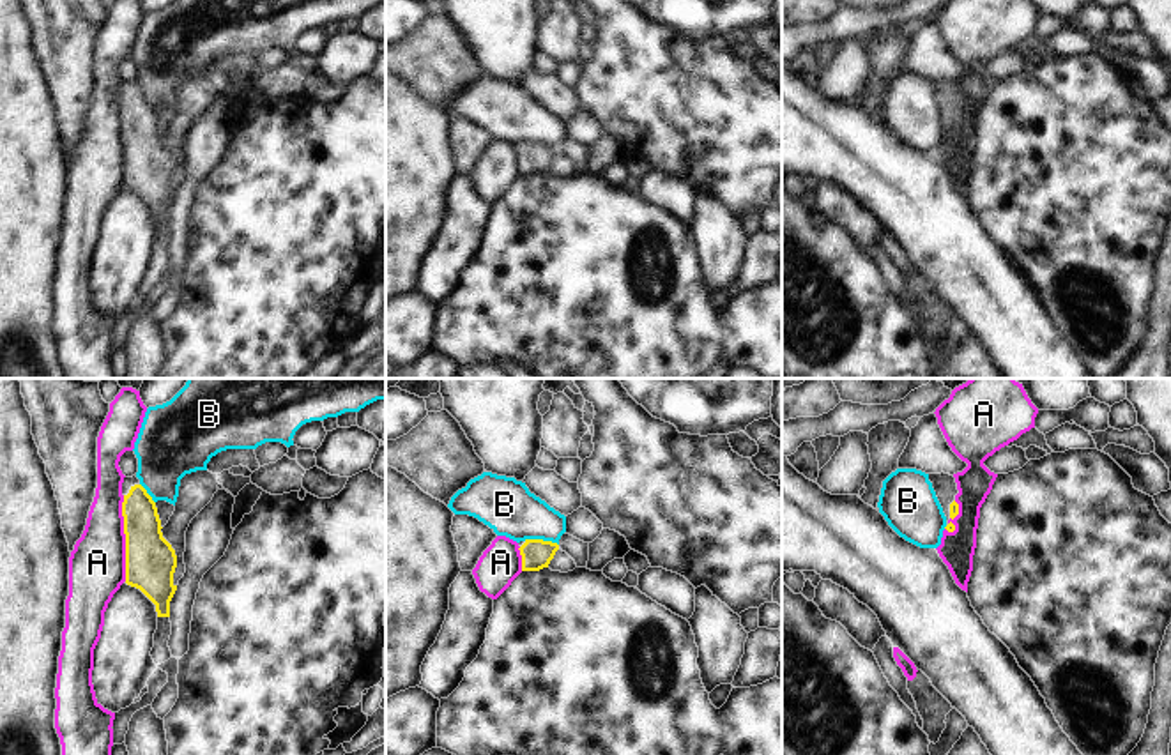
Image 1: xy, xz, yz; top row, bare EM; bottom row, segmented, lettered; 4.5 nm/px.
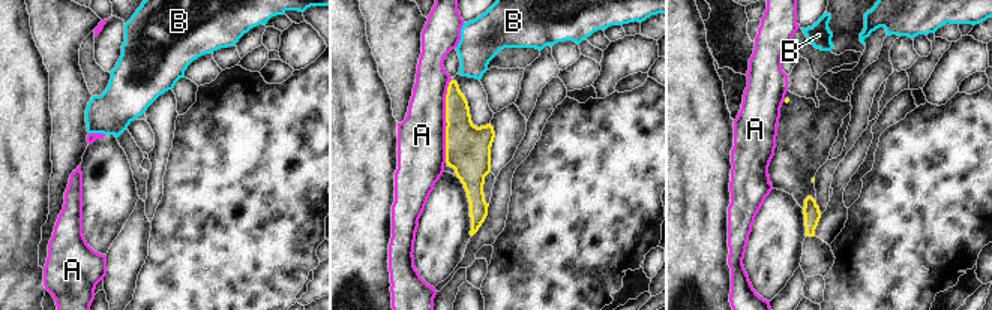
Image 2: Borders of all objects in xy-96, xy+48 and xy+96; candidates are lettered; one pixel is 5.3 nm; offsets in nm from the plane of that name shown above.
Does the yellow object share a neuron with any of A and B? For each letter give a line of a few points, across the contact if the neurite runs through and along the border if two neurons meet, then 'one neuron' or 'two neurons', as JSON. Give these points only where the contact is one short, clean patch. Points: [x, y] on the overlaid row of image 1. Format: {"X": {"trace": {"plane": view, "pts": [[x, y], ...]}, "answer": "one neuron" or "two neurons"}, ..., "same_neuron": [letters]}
{"A": {"answer": "two neurons"}, "B": {"trace": {"plane": "xz", "pts": [[524, 540], [551, 540], [558, 545]]}, "answer": "two neurons"}, "same_neuron": []}

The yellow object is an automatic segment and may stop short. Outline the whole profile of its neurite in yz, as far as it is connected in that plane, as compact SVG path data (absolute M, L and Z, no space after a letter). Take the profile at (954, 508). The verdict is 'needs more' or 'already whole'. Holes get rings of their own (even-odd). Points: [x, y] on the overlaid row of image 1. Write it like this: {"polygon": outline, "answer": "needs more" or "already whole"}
{"polygon": "M941 472L941 474L929 474L929 481L932 483L932 488L943 507L948 525L948 520L950 518L953 520L959 515L959 504L955 502L955 495L959 493L955 477Z", "answer": "needs more"}

